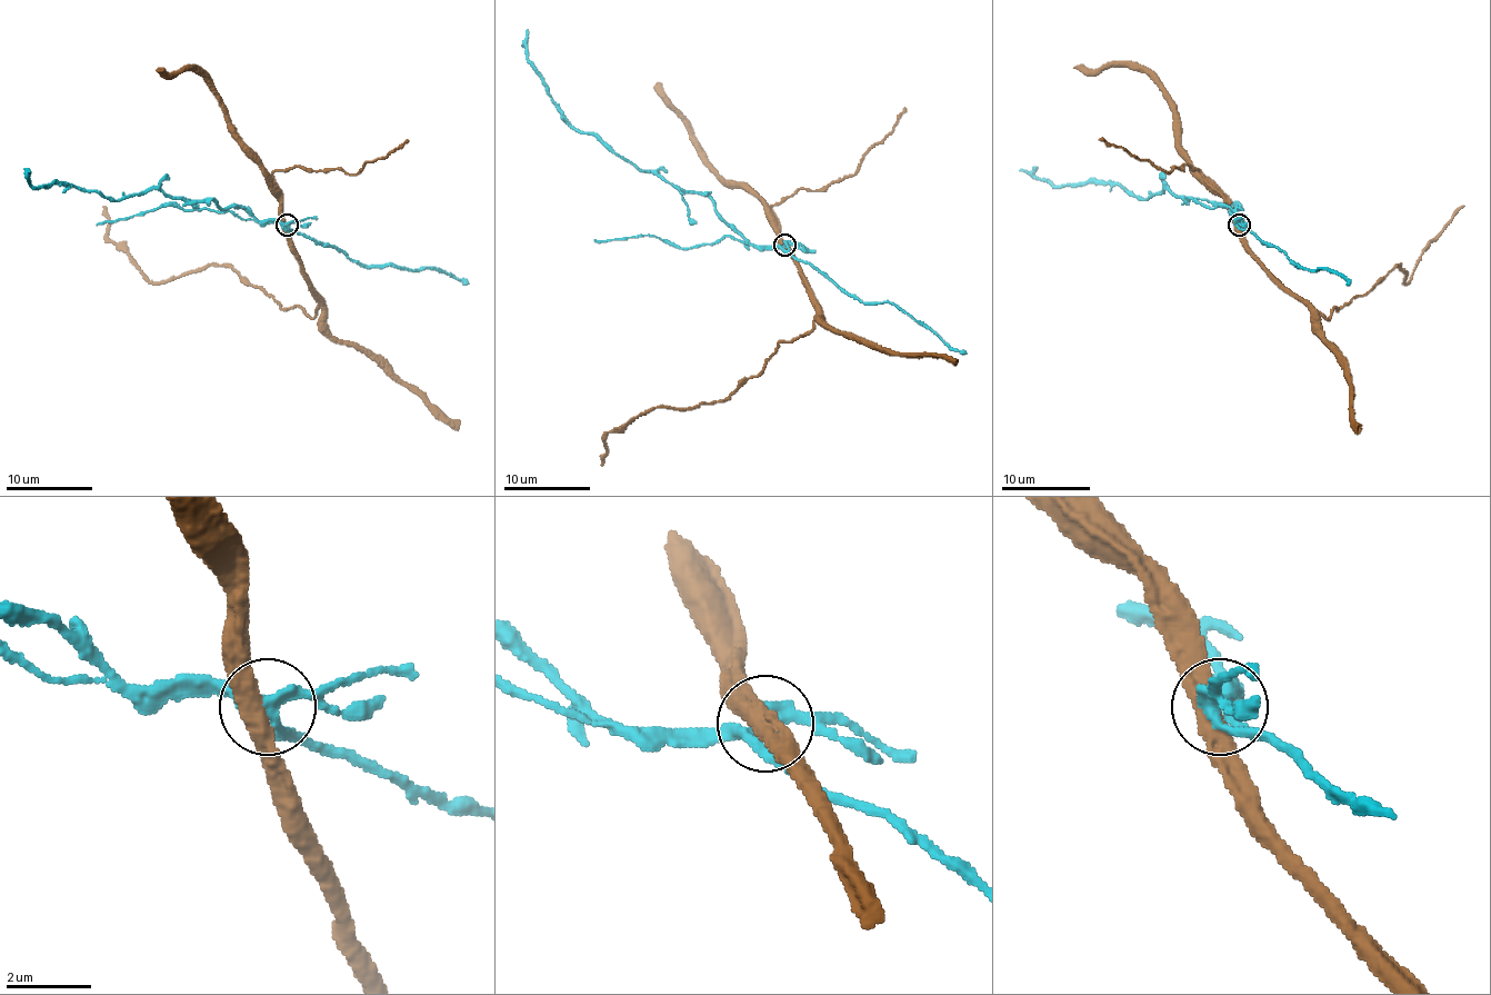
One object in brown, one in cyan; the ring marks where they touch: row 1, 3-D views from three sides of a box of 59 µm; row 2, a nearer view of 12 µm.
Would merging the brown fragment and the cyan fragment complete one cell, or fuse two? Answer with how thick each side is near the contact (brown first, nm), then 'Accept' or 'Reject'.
Thickness 480 nm (brown) against 260 nm. Reject

